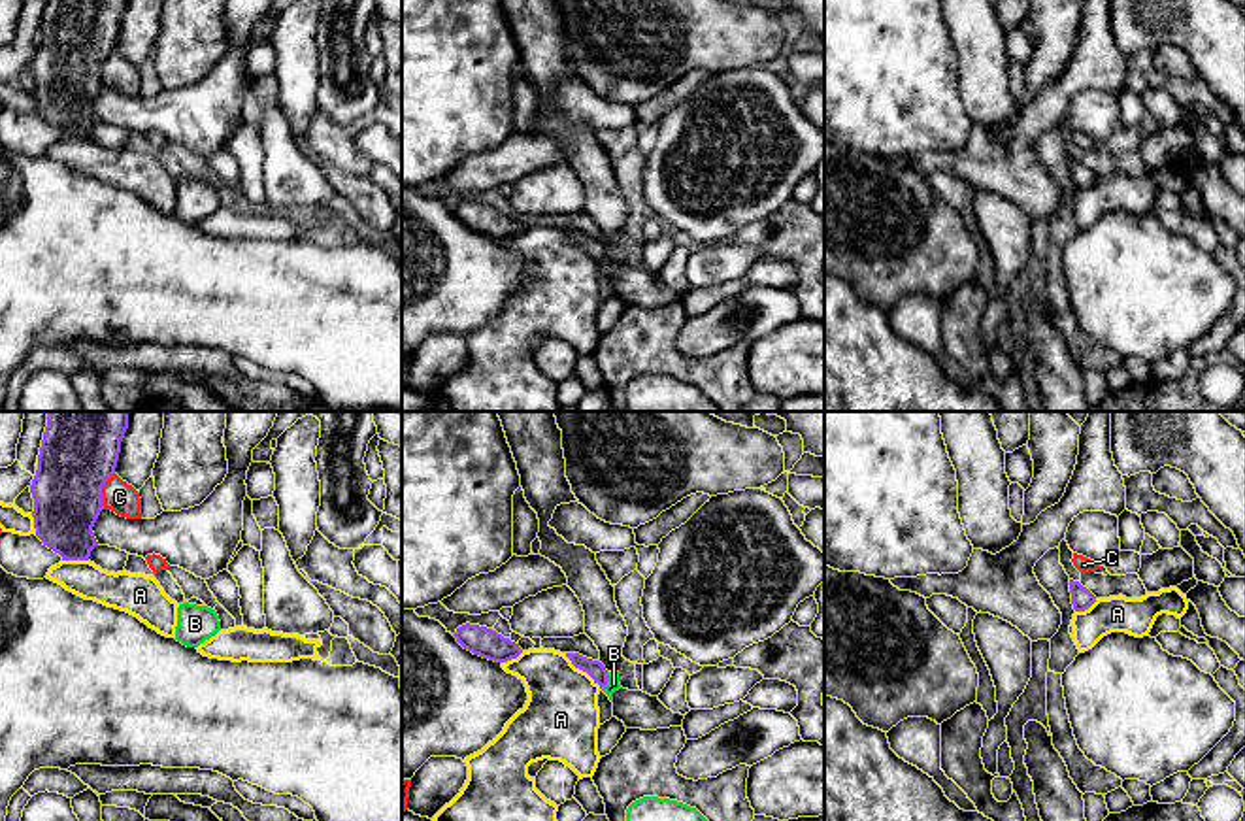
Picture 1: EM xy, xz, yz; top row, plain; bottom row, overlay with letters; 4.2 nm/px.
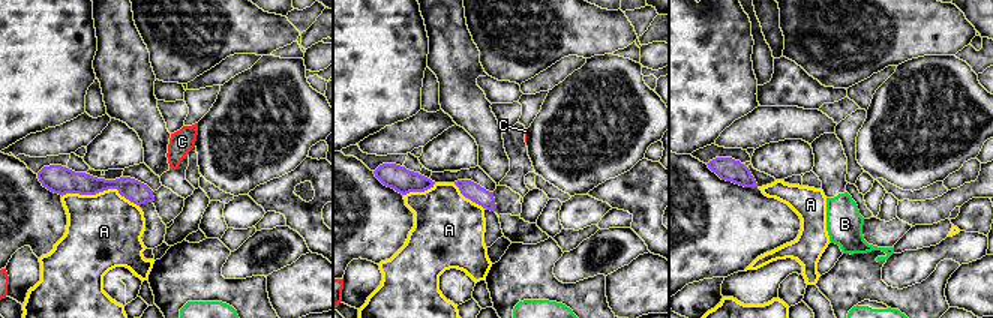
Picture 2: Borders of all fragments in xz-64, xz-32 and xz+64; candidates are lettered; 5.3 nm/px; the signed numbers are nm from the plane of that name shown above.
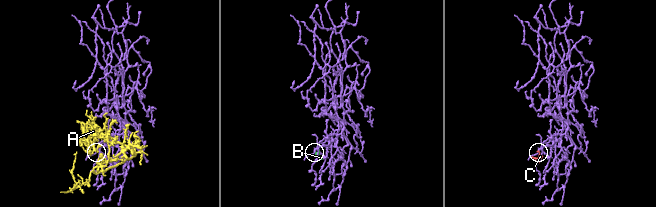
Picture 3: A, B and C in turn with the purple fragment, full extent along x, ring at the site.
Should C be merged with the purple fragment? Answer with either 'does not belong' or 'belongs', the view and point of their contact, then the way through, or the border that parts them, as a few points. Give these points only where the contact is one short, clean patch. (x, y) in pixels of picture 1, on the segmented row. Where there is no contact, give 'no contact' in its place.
does not belong | xy (100, 491)

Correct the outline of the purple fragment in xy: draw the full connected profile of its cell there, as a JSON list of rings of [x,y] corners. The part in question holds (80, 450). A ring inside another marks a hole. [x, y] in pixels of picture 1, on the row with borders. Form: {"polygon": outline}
{"polygon": [[[49,411],[30,485],[36,536],[62,561],[89,561],[102,487],[115,474],[130,411]]]}

